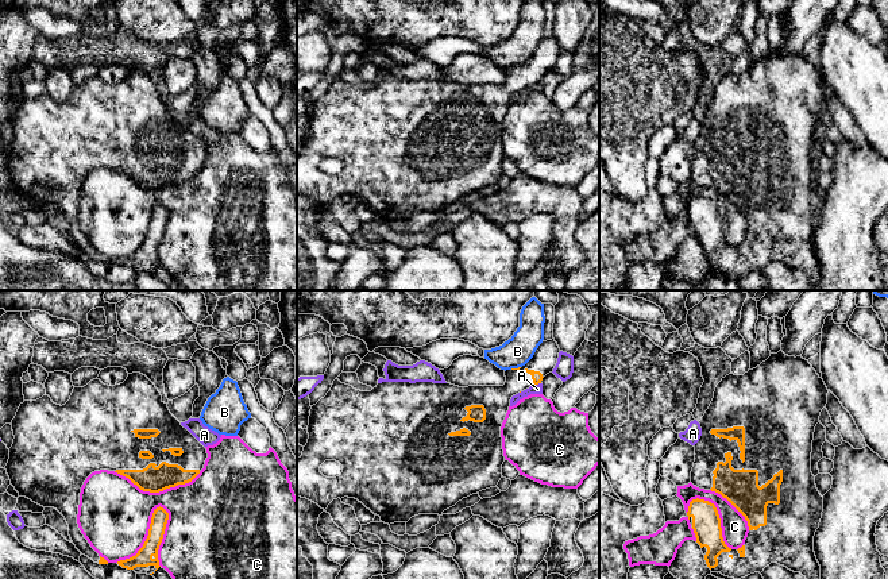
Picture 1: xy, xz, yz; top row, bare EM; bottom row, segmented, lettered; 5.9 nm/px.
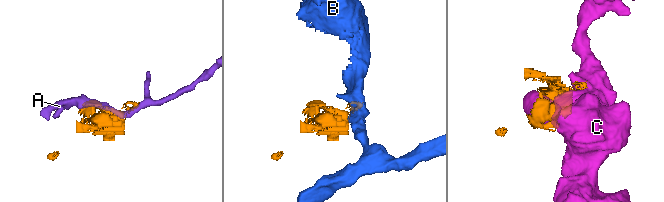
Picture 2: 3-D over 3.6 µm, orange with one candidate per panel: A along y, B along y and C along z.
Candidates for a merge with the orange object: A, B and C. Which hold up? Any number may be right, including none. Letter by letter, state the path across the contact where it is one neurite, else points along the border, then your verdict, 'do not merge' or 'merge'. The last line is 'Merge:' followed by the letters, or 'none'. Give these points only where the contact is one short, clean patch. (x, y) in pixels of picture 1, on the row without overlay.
A: border xz (540, 80), (532, 84); do not merge
B: border xz (520, 64), (510, 66); do not merge
C: do not merge
Merge: none

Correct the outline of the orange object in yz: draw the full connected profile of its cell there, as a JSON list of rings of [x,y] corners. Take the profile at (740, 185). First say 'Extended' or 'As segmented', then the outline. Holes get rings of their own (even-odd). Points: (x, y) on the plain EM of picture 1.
Extended. [[[783,49],[771,51],[744,73],[726,73],[717,82],[714,96],[699,119],[702,134],[694,143],[691,181],[726,196],[748,219],[749,231],[741,246],[729,246],[715,202],[699,196],[690,200],[687,213],[711,270],[741,277],[777,260],[800,270],[811,283],[819,281],[814,233],[822,216],[823,194],[811,170],[811,150],[827,90],[808,58]]]

